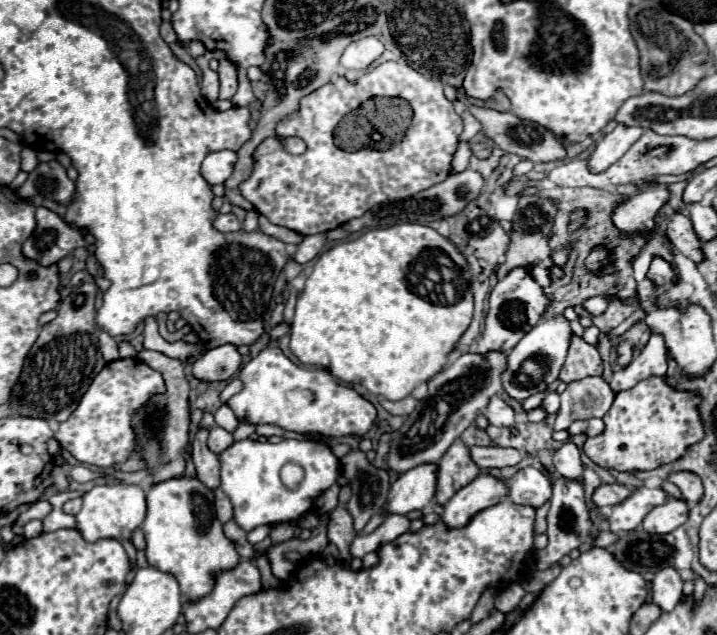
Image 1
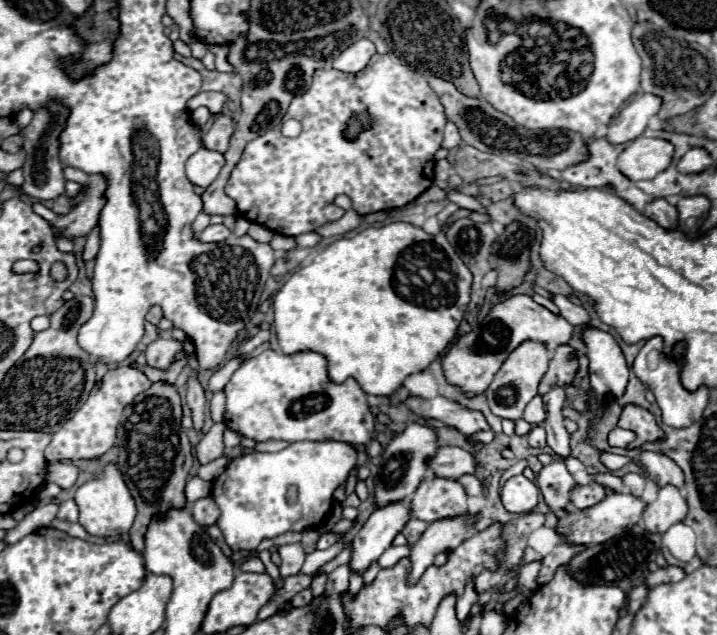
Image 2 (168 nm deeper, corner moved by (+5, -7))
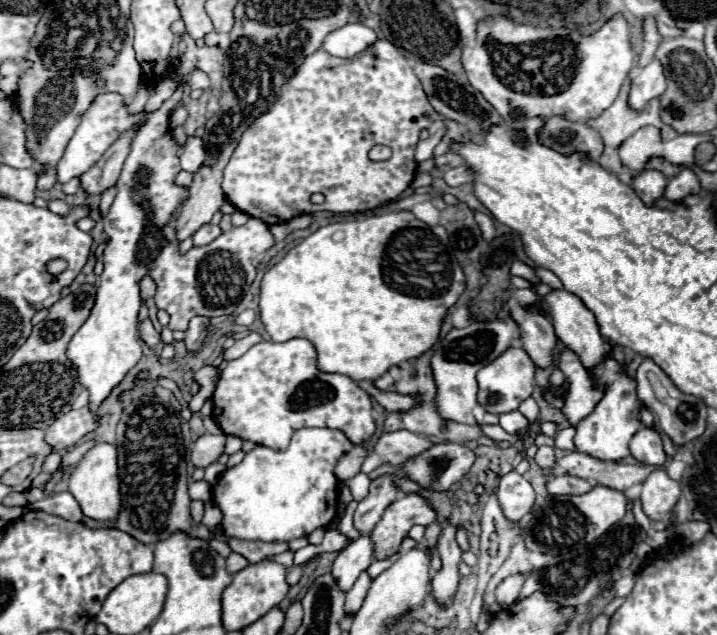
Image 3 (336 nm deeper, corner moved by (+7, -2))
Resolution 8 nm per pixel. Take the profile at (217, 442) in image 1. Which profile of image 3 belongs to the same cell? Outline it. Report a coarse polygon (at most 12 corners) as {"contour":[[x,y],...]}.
{"contour":[[224,435],[198,437],[192,463],[208,467],[224,451]]}

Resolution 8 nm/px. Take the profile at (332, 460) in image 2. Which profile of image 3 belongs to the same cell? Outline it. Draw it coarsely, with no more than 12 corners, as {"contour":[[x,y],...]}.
{"contour":[[334,429],[256,445],[212,485],[218,533],[290,541],[338,515]]}

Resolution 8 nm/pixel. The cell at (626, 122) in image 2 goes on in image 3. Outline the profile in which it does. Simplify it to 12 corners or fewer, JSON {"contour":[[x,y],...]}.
{"contour":[[652,59],[632,77],[628,107],[642,111],[666,91],[662,65]]}

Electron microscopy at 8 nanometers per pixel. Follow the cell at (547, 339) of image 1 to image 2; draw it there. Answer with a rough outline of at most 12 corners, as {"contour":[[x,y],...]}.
{"contour":[[520,344],[486,388],[498,418],[518,420],[536,396],[550,354]]}

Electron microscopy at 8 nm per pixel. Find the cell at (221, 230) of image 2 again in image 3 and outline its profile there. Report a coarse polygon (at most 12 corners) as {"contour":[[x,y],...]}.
{"contour":[[202,225],[194,235],[194,245],[208,245],[222,231],[218,225]]}

